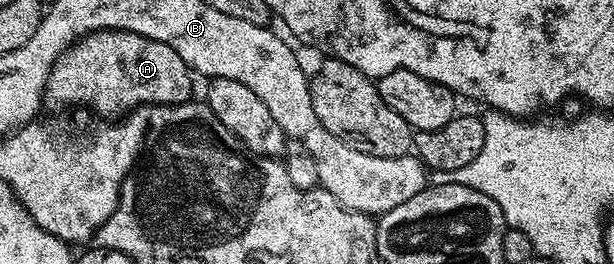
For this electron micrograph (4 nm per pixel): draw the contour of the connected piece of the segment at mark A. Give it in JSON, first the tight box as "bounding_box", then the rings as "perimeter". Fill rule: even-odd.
{"bounding_box":[45,29,194,119],"perimeter":[[[101,29],[98,33],[88,33],[74,42],[70,48],[58,56],[56,63],[52,67],[52,71],[48,75],[48,83],[46,84],[45,104],[49,105],[83,105],[86,109],[91,109],[94,113],[106,117],[102,119],[118,119],[130,112],[132,109],[138,108],[139,105],[179,105],[185,101],[191,100],[194,85],[190,82],[192,78],[192,70],[184,63],[184,59],[180,59],[180,55],[176,55],[176,51],[172,51],[172,47],[168,47],[164,43],[160,43],[156,39],[148,39],[144,35],[136,35],[132,31],[120,31],[119,29]]]}

